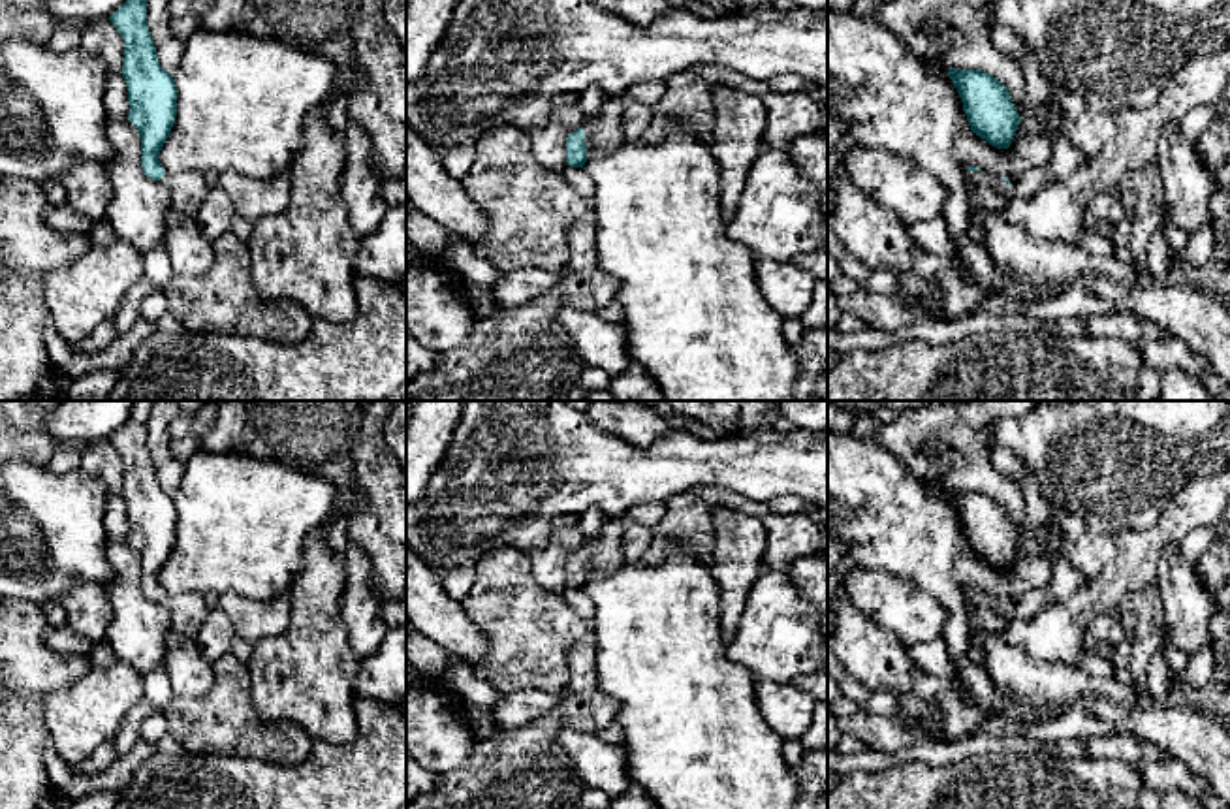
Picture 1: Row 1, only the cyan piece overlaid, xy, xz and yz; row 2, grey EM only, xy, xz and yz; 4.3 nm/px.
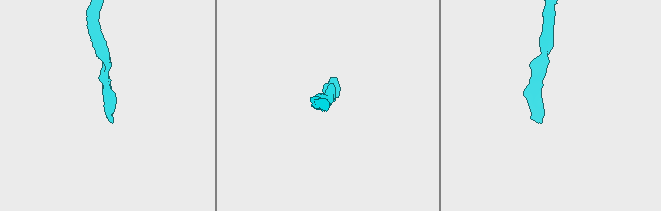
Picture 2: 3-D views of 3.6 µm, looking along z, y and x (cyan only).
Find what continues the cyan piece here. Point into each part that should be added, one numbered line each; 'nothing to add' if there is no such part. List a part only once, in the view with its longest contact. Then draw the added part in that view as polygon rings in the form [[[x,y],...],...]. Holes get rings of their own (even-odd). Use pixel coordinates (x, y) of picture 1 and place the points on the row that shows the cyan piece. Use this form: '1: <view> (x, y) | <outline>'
1: xz (604, 130) | [[[609,98],[598,115],[587,117],[583,122],[585,147],[611,151],[624,139],[623,109],[624,98]]]

